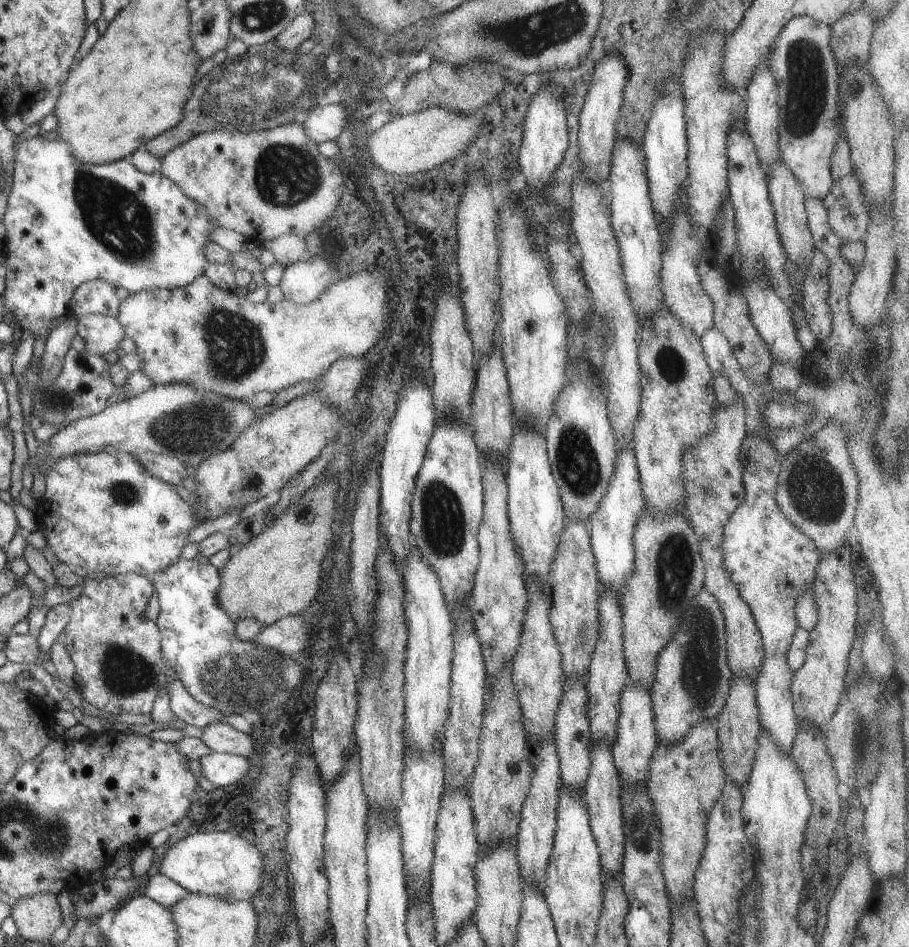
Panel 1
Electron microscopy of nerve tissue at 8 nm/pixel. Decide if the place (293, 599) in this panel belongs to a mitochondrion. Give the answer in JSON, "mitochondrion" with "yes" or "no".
{"mitochondrion":"no"}

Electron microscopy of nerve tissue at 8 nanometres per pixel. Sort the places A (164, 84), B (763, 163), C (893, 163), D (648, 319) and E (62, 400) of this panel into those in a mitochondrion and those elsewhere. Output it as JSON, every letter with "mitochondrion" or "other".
{"A":"other","B":"other","C":"other","D":"other","E":"mitochondrion"}

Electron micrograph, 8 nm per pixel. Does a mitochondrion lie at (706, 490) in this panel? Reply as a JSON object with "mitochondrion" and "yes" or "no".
{"mitochondrion":"yes"}

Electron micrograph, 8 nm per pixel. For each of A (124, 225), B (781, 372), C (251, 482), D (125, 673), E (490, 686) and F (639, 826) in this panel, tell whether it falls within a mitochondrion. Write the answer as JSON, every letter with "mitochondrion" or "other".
{"A":"mitochondrion","B":"other","C":"mitochondrion","D":"mitochondrion","E":"other","F":"mitochondrion"}

